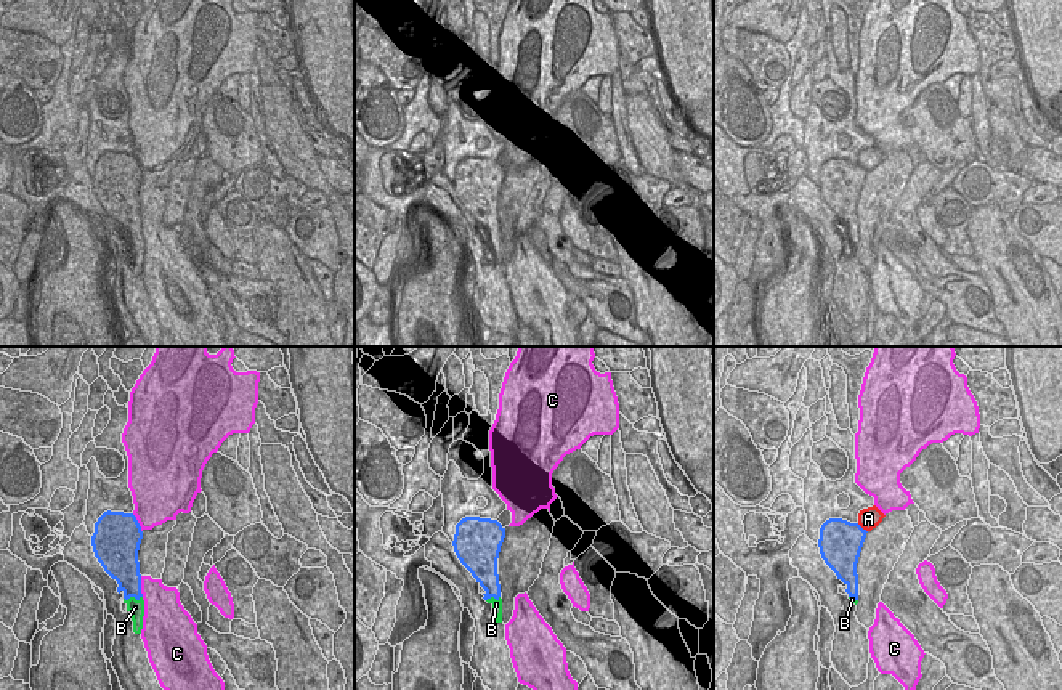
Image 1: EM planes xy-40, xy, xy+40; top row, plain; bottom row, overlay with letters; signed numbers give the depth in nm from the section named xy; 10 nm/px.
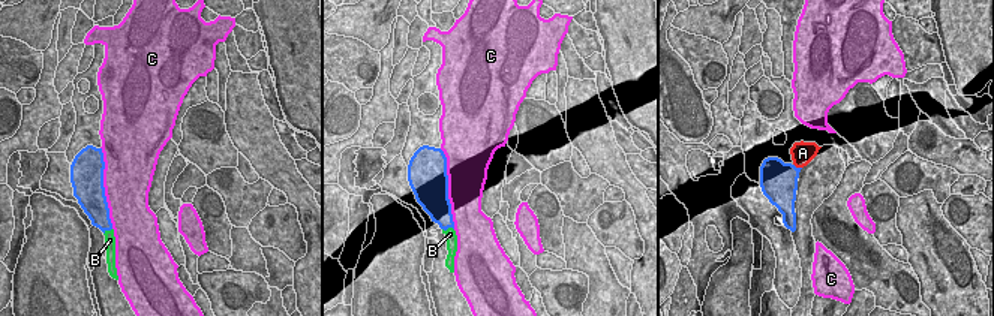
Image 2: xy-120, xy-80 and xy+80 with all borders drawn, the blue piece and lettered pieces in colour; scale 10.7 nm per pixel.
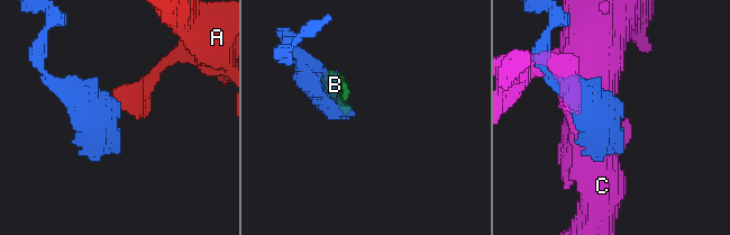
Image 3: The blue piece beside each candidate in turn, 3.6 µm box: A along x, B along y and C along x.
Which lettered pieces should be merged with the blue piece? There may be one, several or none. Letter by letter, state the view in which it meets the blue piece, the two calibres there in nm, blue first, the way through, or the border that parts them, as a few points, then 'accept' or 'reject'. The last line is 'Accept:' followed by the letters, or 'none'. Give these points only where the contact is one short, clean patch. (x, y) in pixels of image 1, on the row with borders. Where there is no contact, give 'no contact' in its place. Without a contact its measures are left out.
A: contact in xy+40; calibres 420 and 220 nm; border xy+40 (857, 523), (867, 531); reject
B: contact in xy-40; calibres 280 and 160 nm; border xy-40 (141, 596), (124, 599); reject
C: contact in xy-40; calibres 320 and 320 nm; reject
Accept: none

